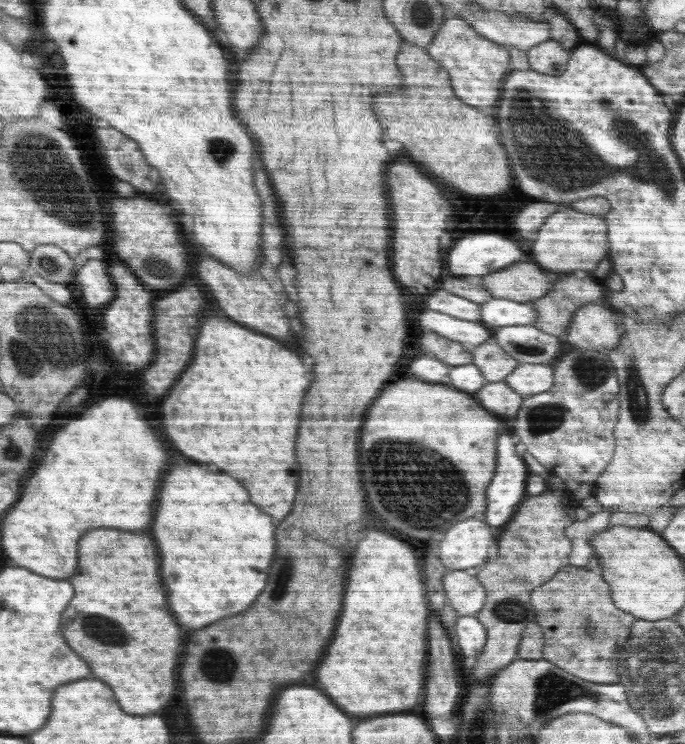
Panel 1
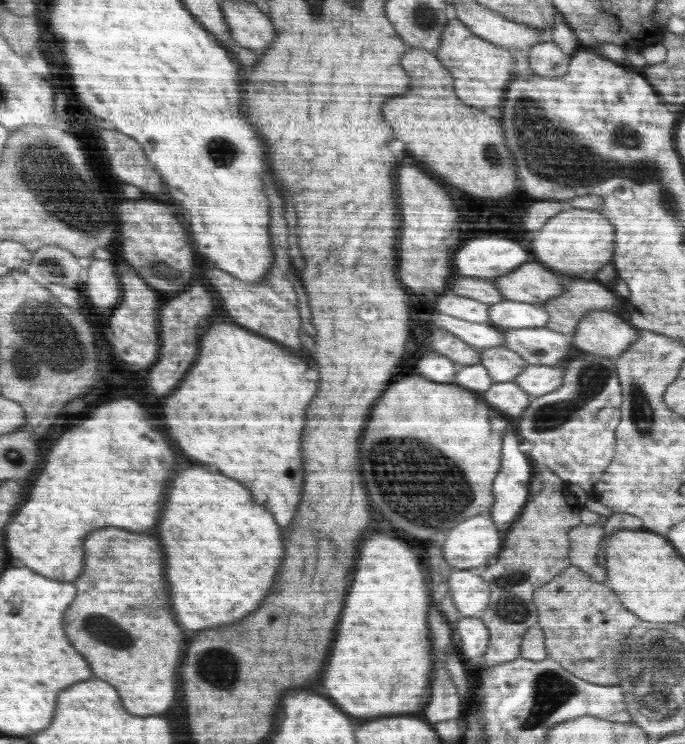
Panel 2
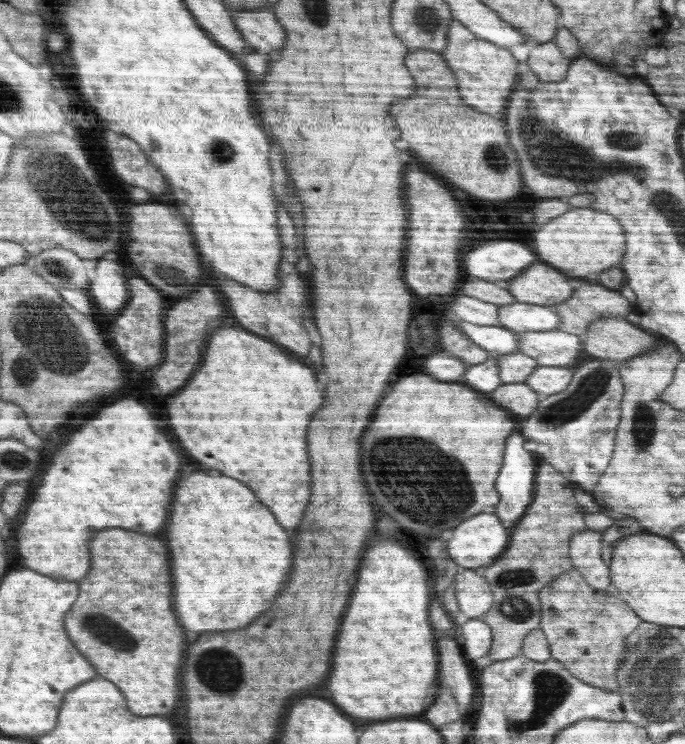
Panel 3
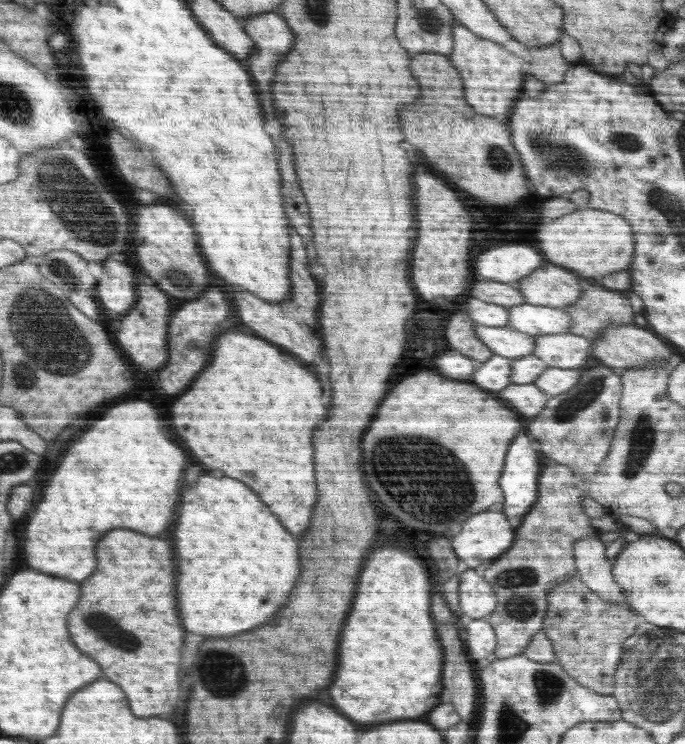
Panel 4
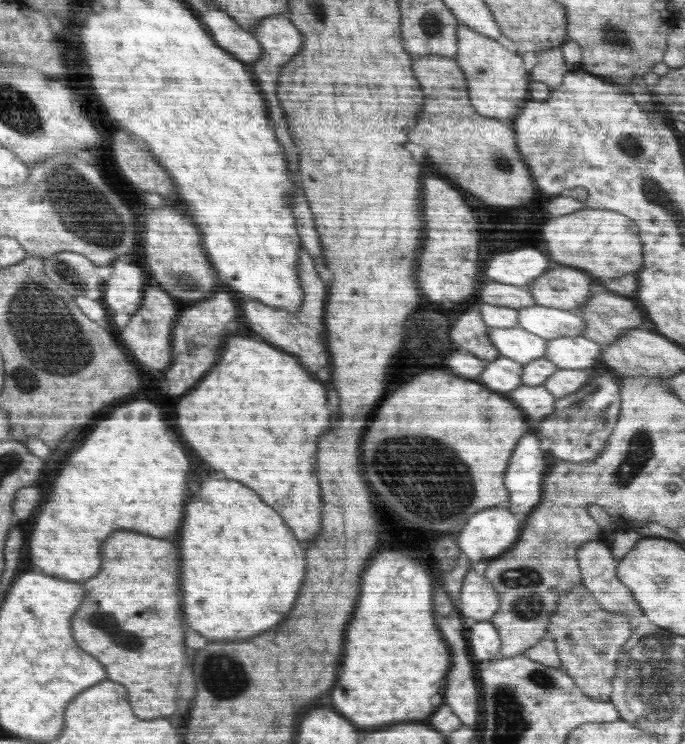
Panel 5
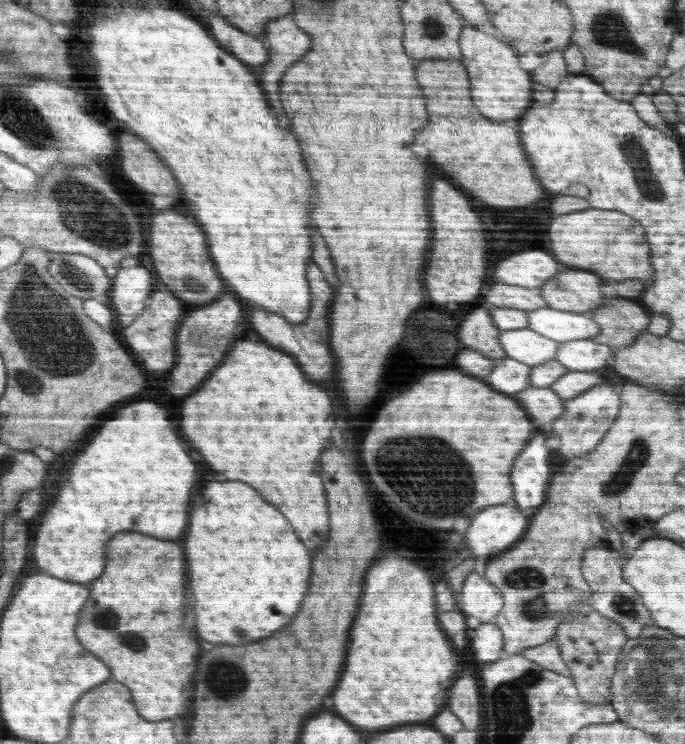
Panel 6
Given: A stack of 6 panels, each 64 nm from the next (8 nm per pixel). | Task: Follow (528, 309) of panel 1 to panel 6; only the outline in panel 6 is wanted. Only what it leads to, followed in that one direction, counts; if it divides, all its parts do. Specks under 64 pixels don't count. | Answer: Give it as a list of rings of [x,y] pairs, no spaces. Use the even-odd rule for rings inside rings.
[[[548,307],[526,311],[526,316],[528,329],[560,343],[599,335],[599,324],[589,312],[568,312]]]

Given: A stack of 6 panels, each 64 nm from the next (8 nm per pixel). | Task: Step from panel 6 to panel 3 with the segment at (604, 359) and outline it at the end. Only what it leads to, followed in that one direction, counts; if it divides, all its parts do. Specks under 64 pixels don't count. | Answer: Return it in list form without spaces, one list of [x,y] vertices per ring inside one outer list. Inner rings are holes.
[[[526,331],[517,334],[519,352],[531,356],[540,366],[572,367],[582,362],[581,337],[561,331]]]

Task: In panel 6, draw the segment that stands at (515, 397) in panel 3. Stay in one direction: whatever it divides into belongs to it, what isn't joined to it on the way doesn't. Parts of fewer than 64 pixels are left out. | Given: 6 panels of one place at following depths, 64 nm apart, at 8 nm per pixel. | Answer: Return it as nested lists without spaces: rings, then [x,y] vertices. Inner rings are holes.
[[[528,387],[515,393],[515,397],[533,415],[533,423],[540,430],[548,430],[548,426],[565,411],[564,399],[560,398],[550,387]]]

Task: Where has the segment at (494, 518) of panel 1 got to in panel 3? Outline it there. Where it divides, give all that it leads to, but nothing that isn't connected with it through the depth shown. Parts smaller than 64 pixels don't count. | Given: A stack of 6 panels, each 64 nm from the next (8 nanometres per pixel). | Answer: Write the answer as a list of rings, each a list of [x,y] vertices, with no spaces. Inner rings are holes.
[[[512,434],[510,442],[506,442],[506,466],[502,466],[502,474],[498,474],[498,492],[501,494],[501,500],[498,506],[494,506],[493,511],[501,523],[506,527],[516,526],[518,518],[526,512],[528,505],[532,502],[535,495],[535,474],[537,473],[536,454],[532,451],[526,452],[524,446],[526,439],[520,434]]]

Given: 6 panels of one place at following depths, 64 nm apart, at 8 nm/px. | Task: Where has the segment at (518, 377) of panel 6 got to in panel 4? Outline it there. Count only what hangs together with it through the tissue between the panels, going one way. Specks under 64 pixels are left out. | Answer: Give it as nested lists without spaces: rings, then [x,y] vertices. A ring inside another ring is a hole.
[[[492,355],[483,362],[468,378],[470,383],[481,387],[484,391],[498,392],[510,383],[511,358]]]

